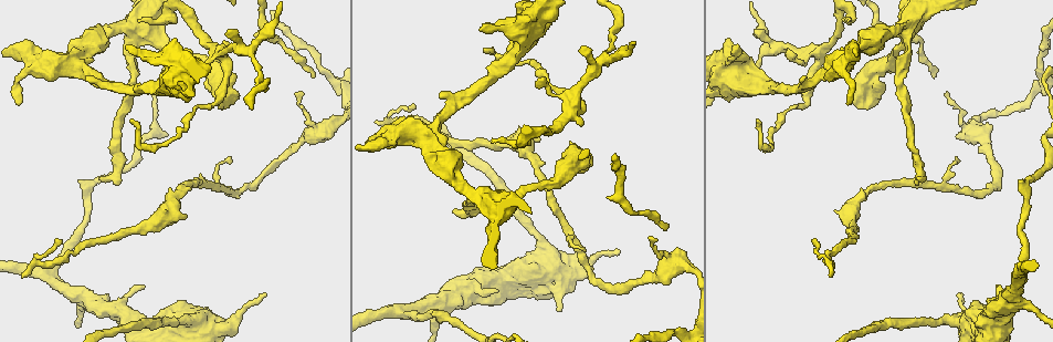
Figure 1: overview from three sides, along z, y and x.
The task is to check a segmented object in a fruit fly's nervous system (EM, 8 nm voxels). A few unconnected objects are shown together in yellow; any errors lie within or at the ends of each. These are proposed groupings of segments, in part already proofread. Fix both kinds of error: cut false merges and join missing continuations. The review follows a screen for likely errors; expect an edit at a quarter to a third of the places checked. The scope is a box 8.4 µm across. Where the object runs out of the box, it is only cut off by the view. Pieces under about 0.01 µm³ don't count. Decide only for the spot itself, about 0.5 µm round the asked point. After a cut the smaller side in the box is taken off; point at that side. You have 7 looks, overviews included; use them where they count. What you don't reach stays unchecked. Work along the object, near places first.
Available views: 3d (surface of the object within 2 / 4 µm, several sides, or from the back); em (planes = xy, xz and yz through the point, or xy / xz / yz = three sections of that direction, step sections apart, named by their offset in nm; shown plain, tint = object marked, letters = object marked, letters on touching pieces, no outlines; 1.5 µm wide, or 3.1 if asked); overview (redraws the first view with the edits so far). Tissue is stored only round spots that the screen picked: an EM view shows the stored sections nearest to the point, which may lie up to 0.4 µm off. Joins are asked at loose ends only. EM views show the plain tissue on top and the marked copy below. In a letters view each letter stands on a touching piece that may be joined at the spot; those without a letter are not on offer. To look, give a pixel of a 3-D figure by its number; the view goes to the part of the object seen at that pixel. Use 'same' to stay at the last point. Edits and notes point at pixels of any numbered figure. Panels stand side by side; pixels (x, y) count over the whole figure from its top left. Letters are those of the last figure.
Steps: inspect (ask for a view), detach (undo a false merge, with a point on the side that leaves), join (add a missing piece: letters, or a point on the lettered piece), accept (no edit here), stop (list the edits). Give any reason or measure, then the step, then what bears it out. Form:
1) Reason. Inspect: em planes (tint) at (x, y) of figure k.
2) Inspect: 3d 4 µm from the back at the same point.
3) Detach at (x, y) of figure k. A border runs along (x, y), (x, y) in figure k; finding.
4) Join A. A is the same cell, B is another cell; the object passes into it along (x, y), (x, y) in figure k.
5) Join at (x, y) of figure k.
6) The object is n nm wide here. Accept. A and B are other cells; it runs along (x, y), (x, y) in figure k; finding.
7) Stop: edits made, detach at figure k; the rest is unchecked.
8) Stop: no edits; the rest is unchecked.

Thin end. Inspect: 3d 2 µm at (797, 54) of figure 1.

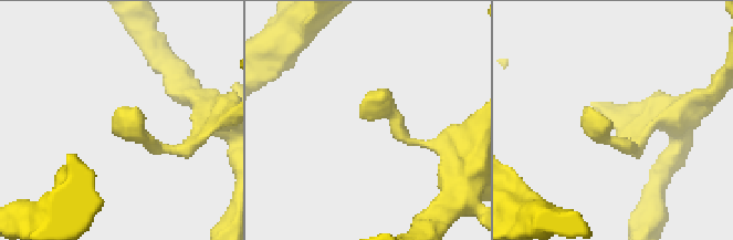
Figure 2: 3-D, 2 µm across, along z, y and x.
Shape alone is not enough. Inspect: em planes (letters) at (121, 123) of figure 2.

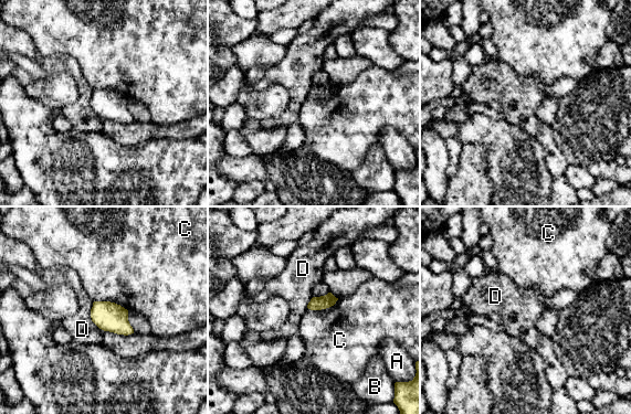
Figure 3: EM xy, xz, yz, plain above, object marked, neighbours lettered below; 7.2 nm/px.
The longest contact is with C, 280 nm. Accept. A, B, C and D are other cells; a border runs along (93, 301), (114, 301), (128, 310) in figure 3; none of them fits.

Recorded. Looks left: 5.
A narrow waist. Inspect: 3d 4 µm at (525, 61) of figure 1.

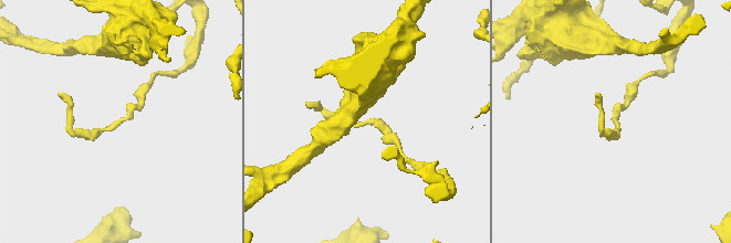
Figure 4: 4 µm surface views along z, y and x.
Shape alone is not enough. Inspect: em planes (letters) at (123, 119) of figure 4.

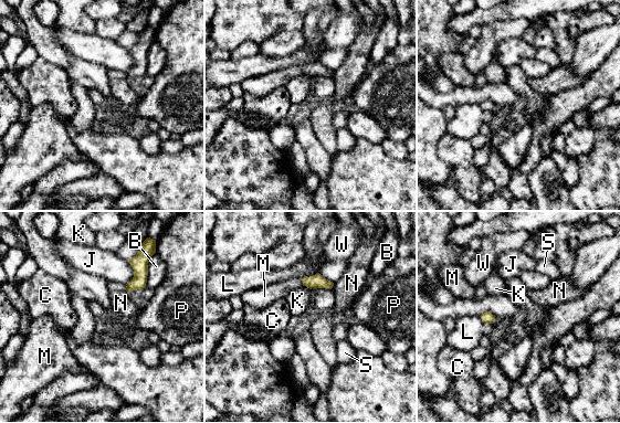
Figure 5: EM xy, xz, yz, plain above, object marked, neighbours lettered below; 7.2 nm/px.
Accept. B, C, J, K, L, M, N, P, S and W are other cells; a border runs along (484, 323), (492, 324) in figure 5; continuous, no second neuron.

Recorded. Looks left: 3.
Thin end. Inspect: 3d 4 µm at (21, 273) of figure 1.

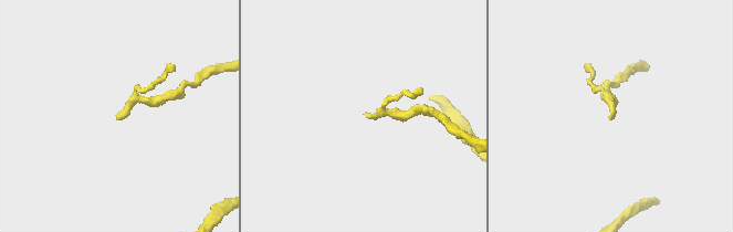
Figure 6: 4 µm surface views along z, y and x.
Need the tissue. Inspect: em planes (letters) at (608, 116) of figure 6.

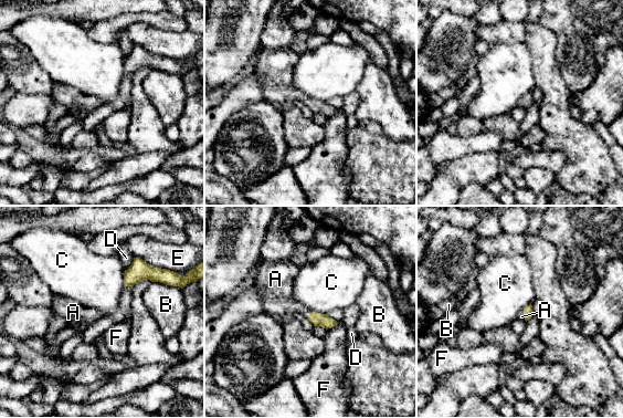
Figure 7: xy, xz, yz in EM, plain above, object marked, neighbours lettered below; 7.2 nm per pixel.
Join A. A is the same cell, B, C, D, E and F are other cells; the object passes into it along (318, 320), (309, 314), (278, 300) in figure 7; it goes on there.

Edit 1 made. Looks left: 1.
Stop: edits made, join at figure 7; the rest is unchecked.

